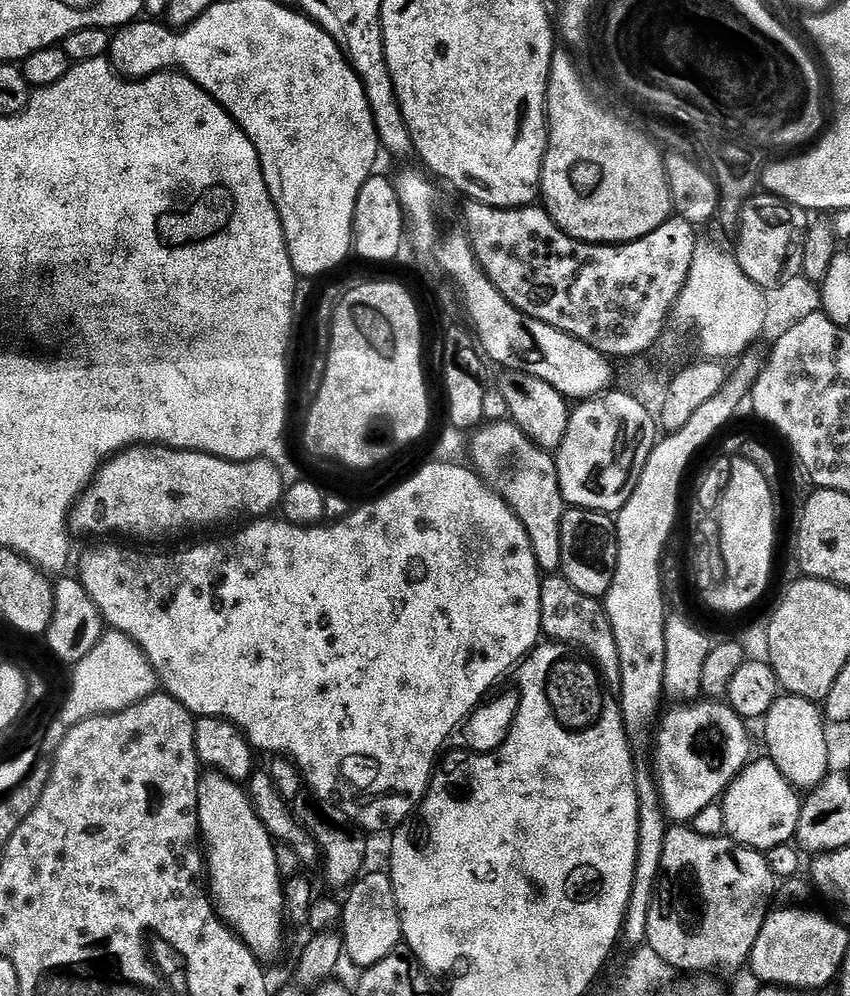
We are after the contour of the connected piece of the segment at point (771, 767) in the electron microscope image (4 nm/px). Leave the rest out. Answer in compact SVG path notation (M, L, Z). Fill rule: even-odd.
M753 759L722 797L723 831L739 844L767 854L774 846L787 844L795 837L801 803L801 793L780 773L773 760Z

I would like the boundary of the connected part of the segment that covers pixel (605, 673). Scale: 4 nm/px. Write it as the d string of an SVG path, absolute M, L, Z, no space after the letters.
M559 574L545 575L540 582L540 626L543 635L547 639L548 636L552 639L549 641L560 646L571 646L581 653L589 652L589 654L584 654L591 657L595 667L602 673L605 689L612 694L619 693L618 642L614 638L614 630L605 605L597 597L587 596L574 590L574 586L570 586L570 582L566 582L564 576Z

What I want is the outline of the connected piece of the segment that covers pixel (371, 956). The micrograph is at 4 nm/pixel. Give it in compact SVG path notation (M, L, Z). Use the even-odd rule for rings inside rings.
M365 871L355 884L347 889L348 901L344 900L342 919L342 943L348 957L363 970L382 962L386 954L396 951L402 944L400 931L400 911L396 905L396 895L392 877L387 871Z

